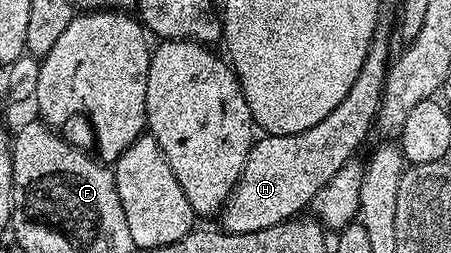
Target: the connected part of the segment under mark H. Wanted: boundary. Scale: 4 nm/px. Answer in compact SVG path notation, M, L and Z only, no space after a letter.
M378 34L367 50L359 78L355 78L351 90L347 90L347 98L343 98L323 122L290 136L262 135L249 151L243 174L219 213L220 227L227 232L247 234L267 230L267 226L281 224L304 213L312 205L315 194L356 157L353 155L357 147L368 138L369 131L374 131L390 67L389 40L384 34Z

